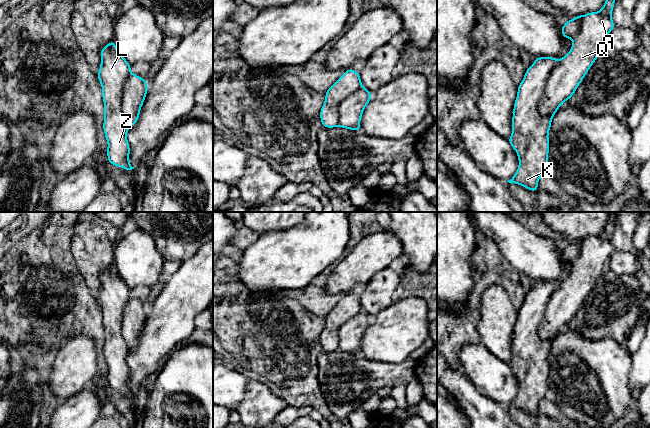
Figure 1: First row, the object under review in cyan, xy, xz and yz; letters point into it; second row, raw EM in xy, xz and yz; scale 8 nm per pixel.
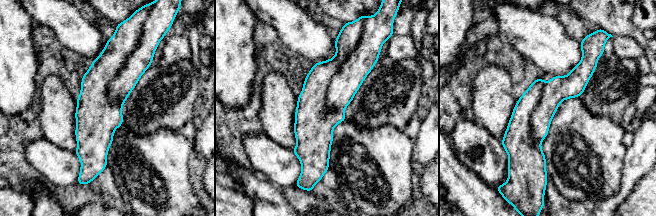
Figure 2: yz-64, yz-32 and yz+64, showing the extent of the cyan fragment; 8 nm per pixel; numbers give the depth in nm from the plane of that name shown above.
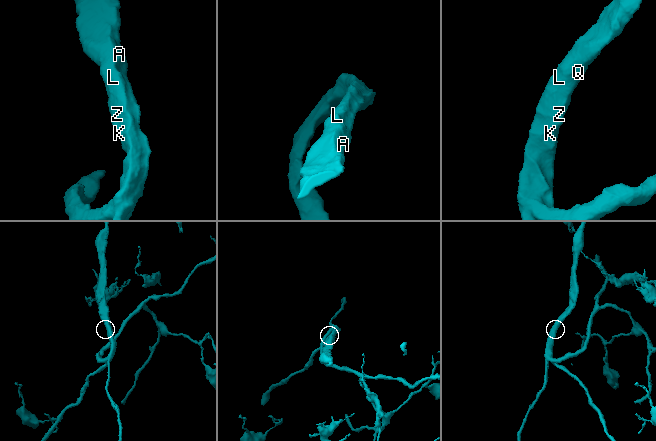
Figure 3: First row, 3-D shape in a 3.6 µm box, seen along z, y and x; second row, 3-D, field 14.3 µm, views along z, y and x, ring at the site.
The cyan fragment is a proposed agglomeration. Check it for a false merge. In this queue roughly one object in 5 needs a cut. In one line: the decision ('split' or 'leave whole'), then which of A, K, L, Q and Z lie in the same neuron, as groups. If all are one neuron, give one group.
leave whole | A K L Q Z

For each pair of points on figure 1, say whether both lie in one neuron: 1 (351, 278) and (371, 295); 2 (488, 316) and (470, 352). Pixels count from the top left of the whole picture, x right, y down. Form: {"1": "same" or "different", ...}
{"1": "different", "2": "different"}

